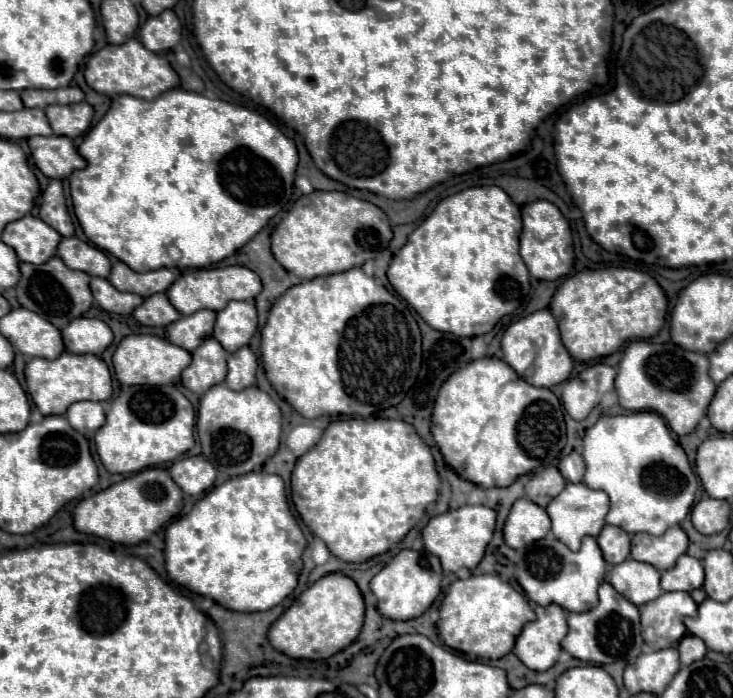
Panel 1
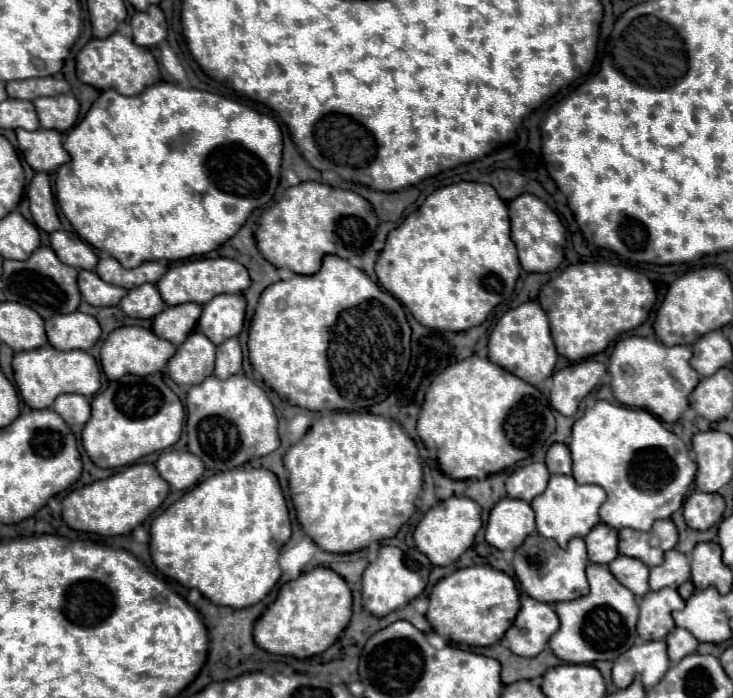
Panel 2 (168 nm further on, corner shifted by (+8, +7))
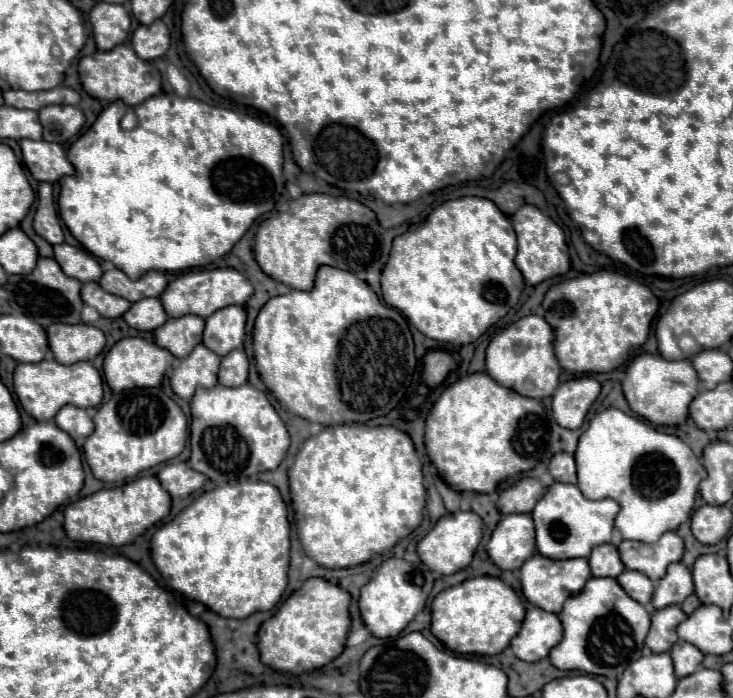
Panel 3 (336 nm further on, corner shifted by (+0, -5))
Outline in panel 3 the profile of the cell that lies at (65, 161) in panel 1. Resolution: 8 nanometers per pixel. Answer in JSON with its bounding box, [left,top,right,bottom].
[20,140,74,182]

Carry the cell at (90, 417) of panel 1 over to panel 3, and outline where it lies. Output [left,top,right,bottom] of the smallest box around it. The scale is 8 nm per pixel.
[54,406,94,438]

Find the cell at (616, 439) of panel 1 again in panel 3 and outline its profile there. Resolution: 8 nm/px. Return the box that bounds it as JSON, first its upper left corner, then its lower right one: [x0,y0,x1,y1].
[574,408,706,542]

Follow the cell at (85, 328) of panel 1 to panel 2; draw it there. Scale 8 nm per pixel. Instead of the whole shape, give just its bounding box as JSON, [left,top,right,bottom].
[46,310,100,350]

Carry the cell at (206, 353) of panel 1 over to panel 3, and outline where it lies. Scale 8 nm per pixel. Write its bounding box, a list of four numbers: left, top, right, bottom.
[170,344,220,400]

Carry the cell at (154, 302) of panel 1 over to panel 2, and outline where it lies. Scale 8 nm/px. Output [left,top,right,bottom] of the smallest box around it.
[120,284,166,318]

